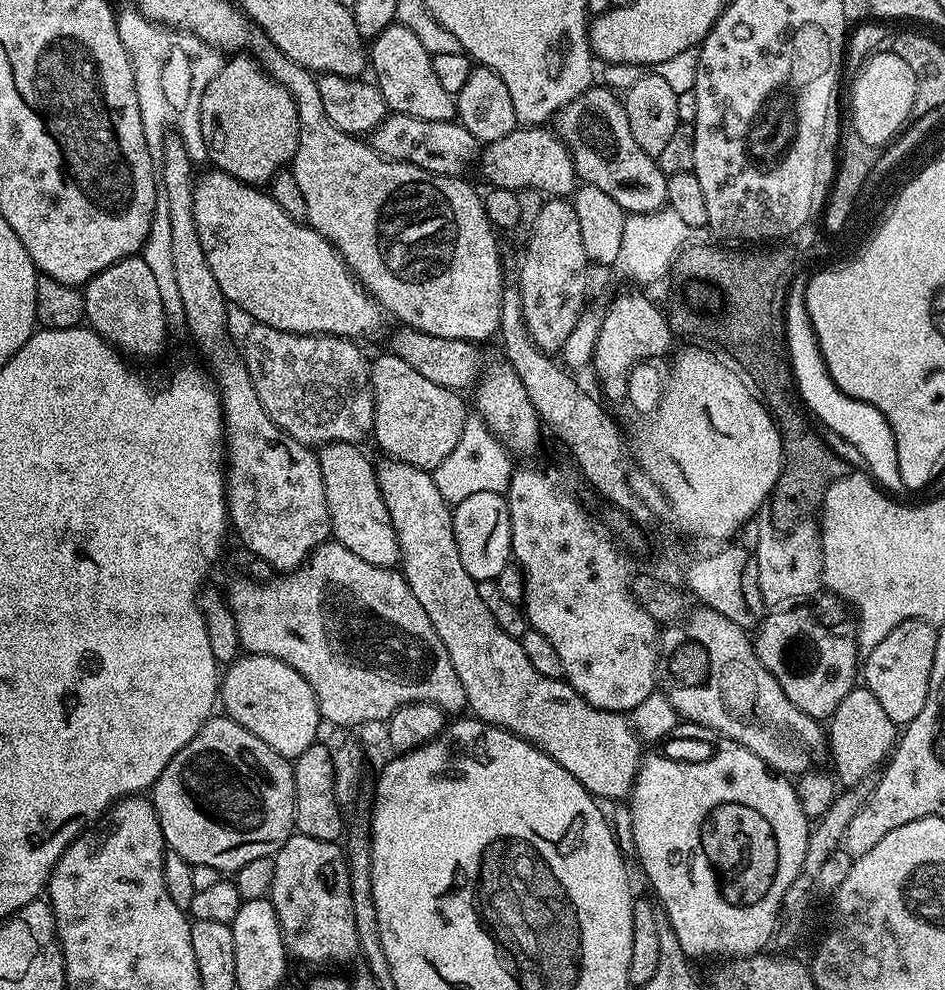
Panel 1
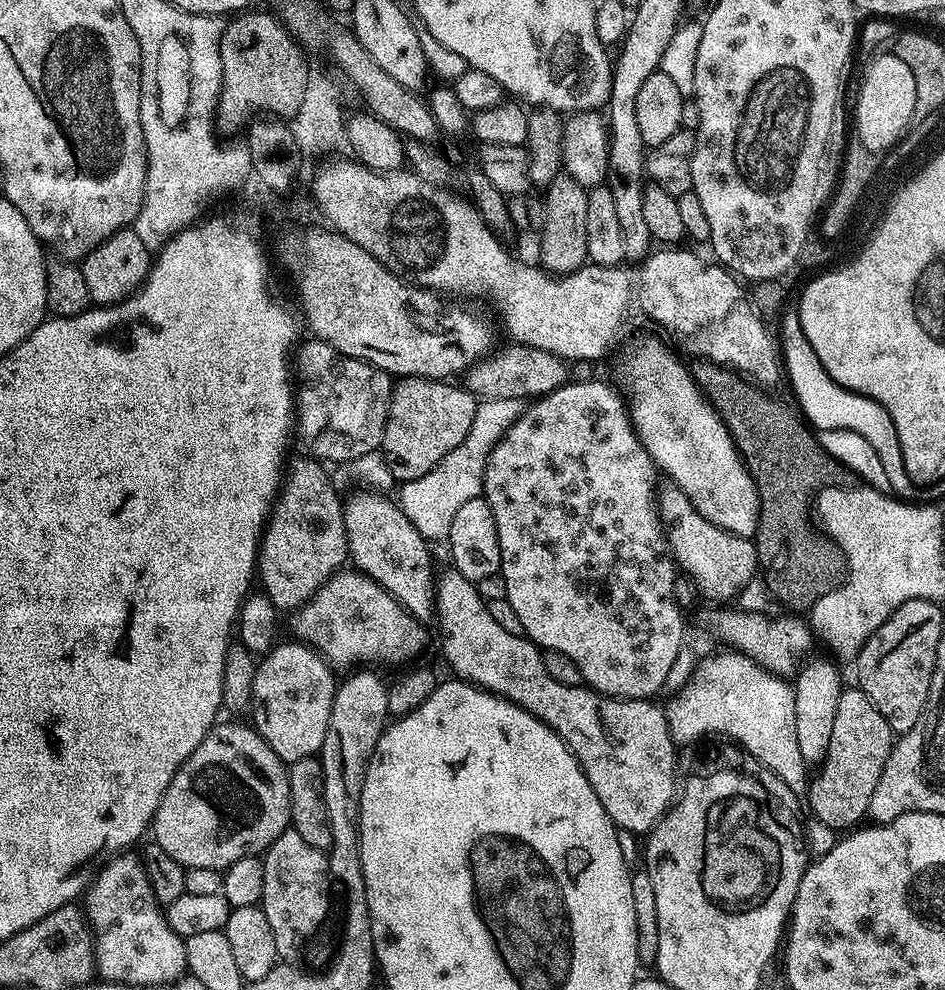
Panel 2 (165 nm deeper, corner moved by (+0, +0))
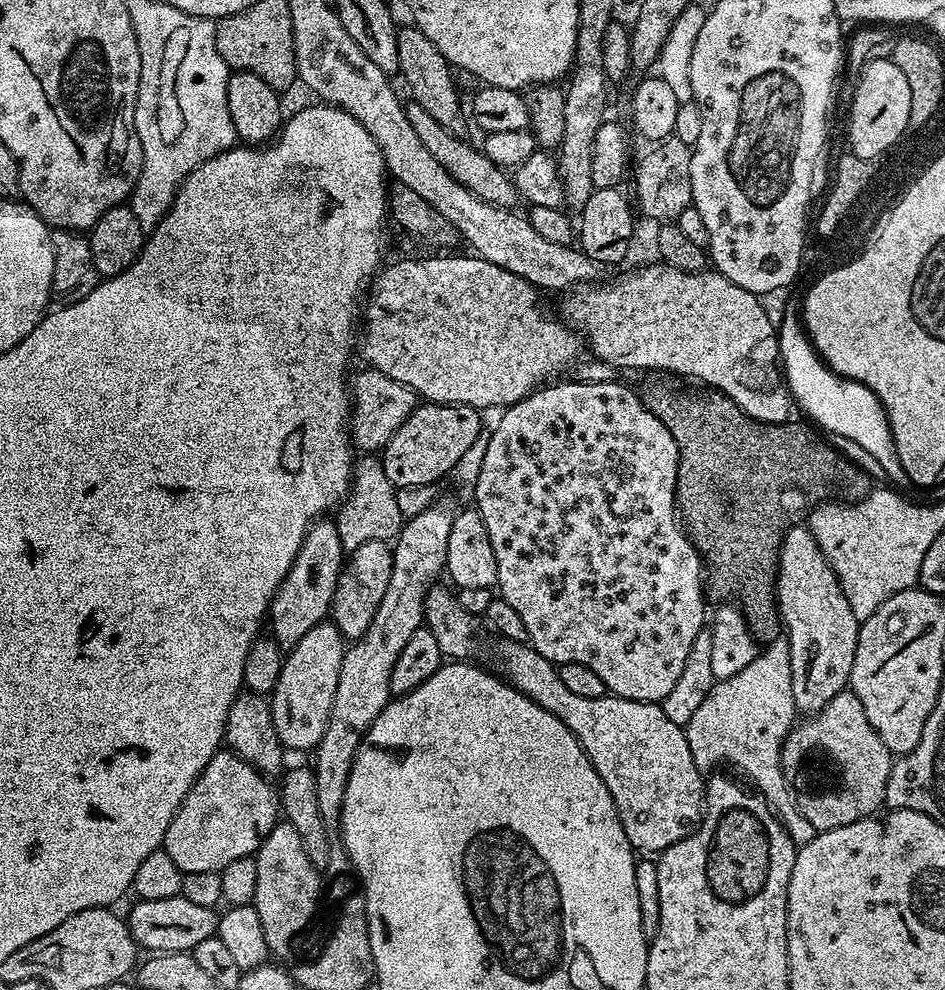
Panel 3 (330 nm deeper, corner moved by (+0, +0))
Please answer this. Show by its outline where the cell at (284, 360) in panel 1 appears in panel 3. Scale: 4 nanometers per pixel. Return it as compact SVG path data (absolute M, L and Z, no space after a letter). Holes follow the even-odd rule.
M365 367L363 371L350 380L350 440L359 451L361 448L361 453L376 454L388 445L398 426L418 406L418 397L402 382L394 382L394 378L378 370Z

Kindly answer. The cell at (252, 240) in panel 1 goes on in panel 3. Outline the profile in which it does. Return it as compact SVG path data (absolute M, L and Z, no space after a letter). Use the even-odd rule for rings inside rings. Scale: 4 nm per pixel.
M432 254L429 260L400 260L397 264L385 267L376 273L370 284L370 295L366 300L366 307L362 312L362 332L364 328L364 337L358 340L358 356L361 356L367 367L378 370L394 382L402 382L406 387L412 389L417 397L434 404L465 404L477 410L485 410L493 404L497 410L505 406L511 406L525 400L531 392L535 392L537 387L543 385L549 378L555 374L559 368L564 368L577 359L576 351L580 344L577 333L573 332L563 319L555 315L547 316L540 309L541 293L528 280L521 280L520 277L510 274L510 270L502 270L502 266L494 266L494 262L482 260L475 254L468 256L452 256L456 254Z

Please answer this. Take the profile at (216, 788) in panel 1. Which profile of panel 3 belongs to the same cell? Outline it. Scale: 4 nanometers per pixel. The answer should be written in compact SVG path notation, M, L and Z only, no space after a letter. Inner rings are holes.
M233 751L216 752L180 803L180 809L174 814L164 835L162 850L170 854L170 858L174 858L174 866L178 866L183 873L198 870L219 872L220 869L230 866L234 858L255 854L282 812L277 789L271 782L267 775Z

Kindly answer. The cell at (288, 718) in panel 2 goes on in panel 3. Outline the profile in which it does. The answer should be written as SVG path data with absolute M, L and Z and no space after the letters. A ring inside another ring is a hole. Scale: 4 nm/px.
M321 622L311 628L283 657L278 682L270 694L274 730L285 749L315 749L322 734L326 734L326 722L334 702L334 690L338 690L338 674L346 651L346 639L332 622Z

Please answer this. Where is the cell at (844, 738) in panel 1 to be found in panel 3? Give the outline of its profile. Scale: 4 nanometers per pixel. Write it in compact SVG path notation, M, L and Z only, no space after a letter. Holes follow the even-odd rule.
M845 690L830 698L822 711L802 720L784 740L784 748L780 752L780 767L784 769L784 776L788 779L796 808L806 818L806 822L814 826L817 833L822 833L838 826L850 826L879 813L879 808L884 804L886 782L890 778L894 753L888 749L886 742L882 742L882 738L878 738L878 730L870 726L870 718L866 718L862 702L858 702L851 690Z

